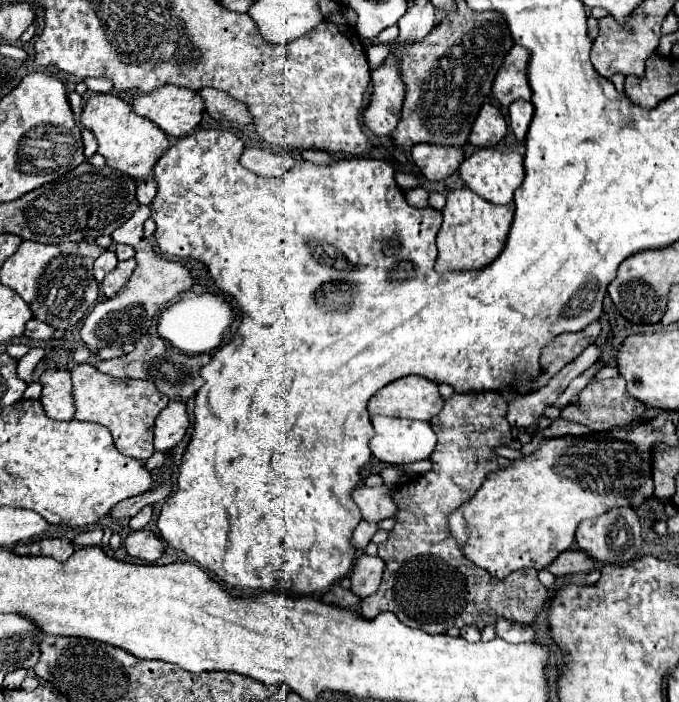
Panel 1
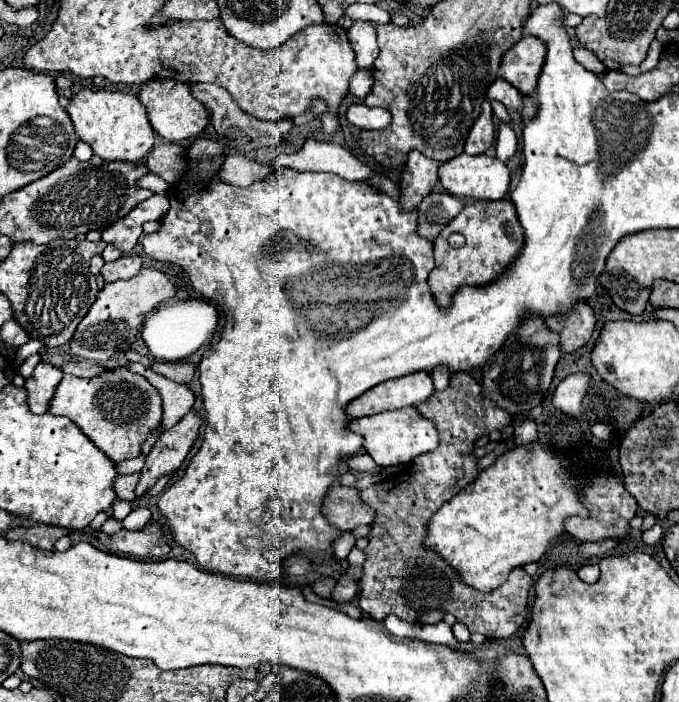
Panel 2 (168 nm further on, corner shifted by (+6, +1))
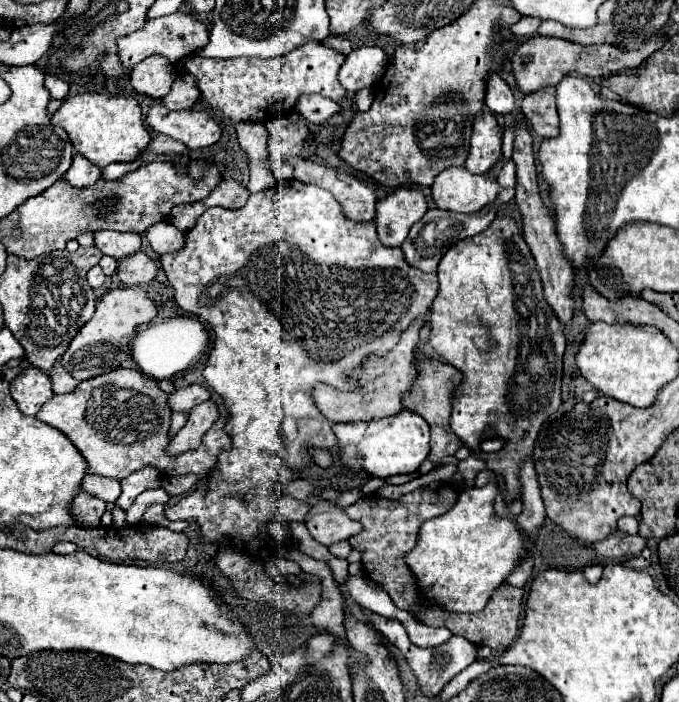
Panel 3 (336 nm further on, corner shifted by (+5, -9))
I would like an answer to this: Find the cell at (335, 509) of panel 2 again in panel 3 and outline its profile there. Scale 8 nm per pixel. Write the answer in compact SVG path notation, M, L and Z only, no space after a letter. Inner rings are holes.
M318 500L306 514L304 524L310 530L312 538L324 546L346 540L354 536L358 530L362 530L358 522L350 520L344 510L336 508L328 500Z

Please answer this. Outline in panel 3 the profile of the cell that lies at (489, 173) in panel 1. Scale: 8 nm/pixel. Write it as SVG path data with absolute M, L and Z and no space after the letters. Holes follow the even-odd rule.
M446 168L432 184L436 208L450 212L478 212L498 198L498 182L488 174L470 174L466 168Z

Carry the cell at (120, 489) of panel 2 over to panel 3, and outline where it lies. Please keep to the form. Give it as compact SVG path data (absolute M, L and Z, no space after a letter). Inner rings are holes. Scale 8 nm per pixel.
M80 492L72 504L70 504L70 512L72 516L82 524L82 526L98 526L100 524L100 516L106 510L106 502L90 496L86 492Z

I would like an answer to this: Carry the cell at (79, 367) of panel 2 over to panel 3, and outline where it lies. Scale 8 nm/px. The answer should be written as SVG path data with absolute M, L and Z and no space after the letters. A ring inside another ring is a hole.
M56 364L50 372L48 372L50 380L52 380L52 392L54 394L66 394L66 392L72 392L78 382L68 374L66 368L62 368L60 364Z

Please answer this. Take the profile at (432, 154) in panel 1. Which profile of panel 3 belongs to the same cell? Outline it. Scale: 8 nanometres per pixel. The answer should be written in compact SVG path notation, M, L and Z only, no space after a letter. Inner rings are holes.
M396 188L390 196L378 200L374 224L384 246L402 246L410 228L426 214L428 206L420 190Z

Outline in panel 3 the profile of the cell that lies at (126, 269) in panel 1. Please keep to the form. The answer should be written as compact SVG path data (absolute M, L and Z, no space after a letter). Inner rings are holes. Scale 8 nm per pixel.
M136 252L120 260L116 276L124 286L138 286L138 284L154 280L158 270L160 268L156 266L156 260L148 258L144 252Z

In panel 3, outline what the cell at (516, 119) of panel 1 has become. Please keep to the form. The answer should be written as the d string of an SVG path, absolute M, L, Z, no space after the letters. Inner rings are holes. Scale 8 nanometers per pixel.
M490 74L490 76L488 76L484 104L486 104L494 114L506 114L506 112L512 112L512 108L514 108L512 90L508 88L508 84L506 84L498 74Z

